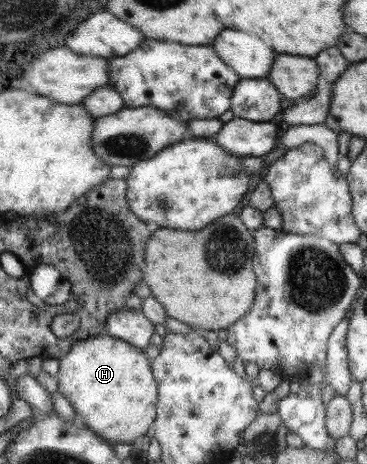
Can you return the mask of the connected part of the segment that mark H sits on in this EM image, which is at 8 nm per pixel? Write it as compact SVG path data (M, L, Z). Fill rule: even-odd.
M102 333L88 336L83 340L75 341L69 347L69 351L58 358L57 391L69 402L73 411L81 419L83 418L85 426L91 428L91 432L95 432L95 436L99 436L109 444L131 445L137 438L145 436L155 418L157 384L149 369L148 361L143 351L122 340Z

